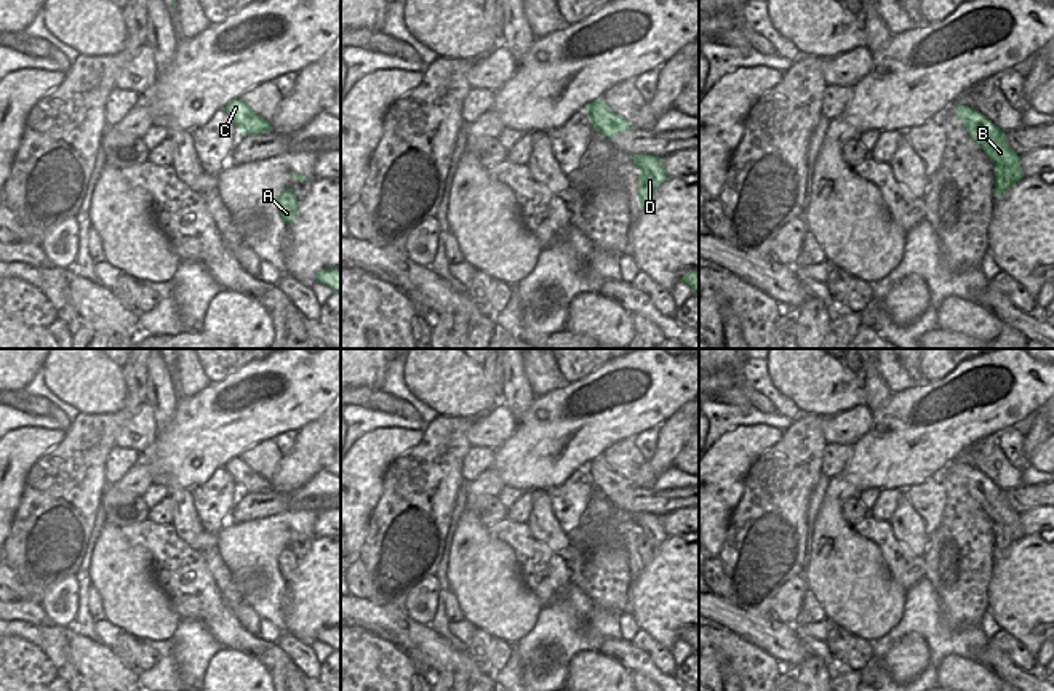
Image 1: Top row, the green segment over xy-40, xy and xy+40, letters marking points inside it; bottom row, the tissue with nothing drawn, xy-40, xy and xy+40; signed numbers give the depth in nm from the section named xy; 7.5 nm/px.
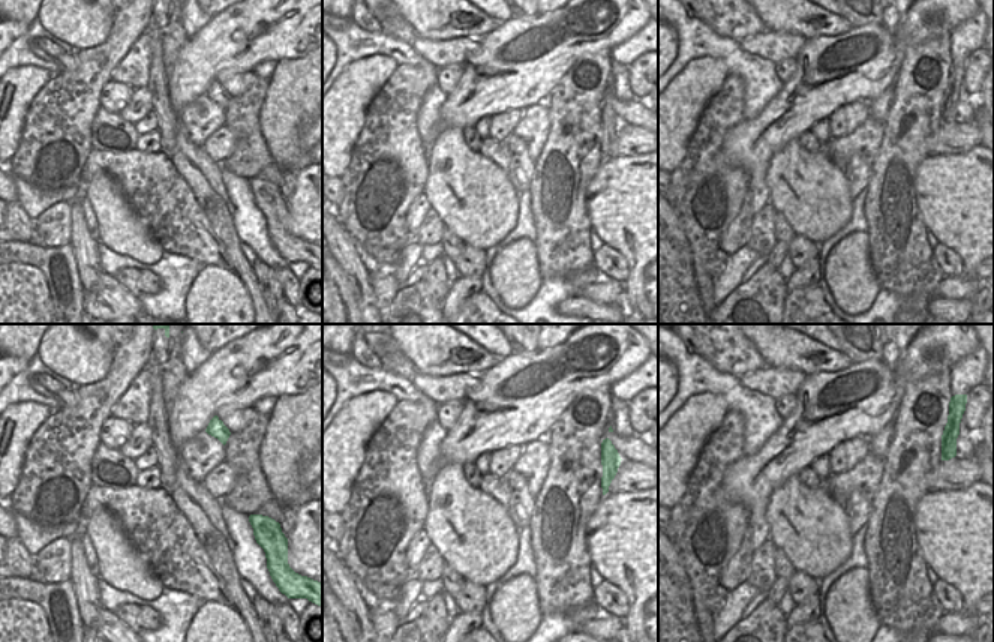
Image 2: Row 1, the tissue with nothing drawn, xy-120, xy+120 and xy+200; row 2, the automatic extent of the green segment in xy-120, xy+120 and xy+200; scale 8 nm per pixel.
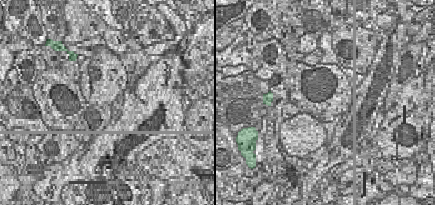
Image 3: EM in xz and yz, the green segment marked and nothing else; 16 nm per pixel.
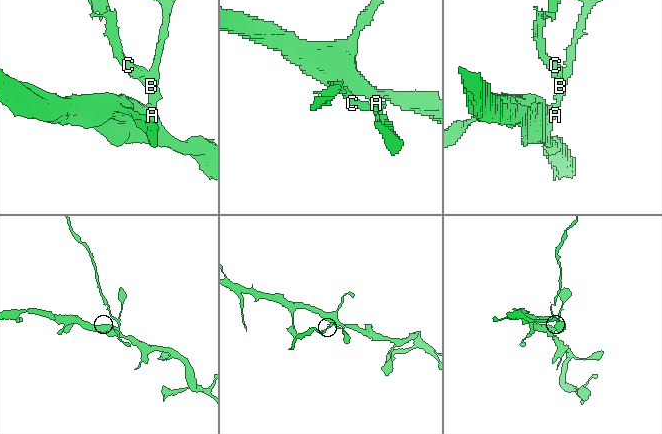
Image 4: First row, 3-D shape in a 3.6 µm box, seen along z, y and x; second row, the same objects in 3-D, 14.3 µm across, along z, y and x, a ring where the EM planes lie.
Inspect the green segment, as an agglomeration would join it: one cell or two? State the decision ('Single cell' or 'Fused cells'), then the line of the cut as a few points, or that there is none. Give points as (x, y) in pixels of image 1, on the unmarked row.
Fused cells. Split along xy+40 (995, 483), (995, 498), (992, 501), (979, 501).

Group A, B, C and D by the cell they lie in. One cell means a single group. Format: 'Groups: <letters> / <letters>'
Groups: A B D / C.

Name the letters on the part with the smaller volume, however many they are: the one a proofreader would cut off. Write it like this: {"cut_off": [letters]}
{"cut_off": ["C"]}

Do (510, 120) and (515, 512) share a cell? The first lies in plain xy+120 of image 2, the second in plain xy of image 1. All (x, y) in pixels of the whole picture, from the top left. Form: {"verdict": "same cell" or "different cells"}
{"verdict": "same cell"}

